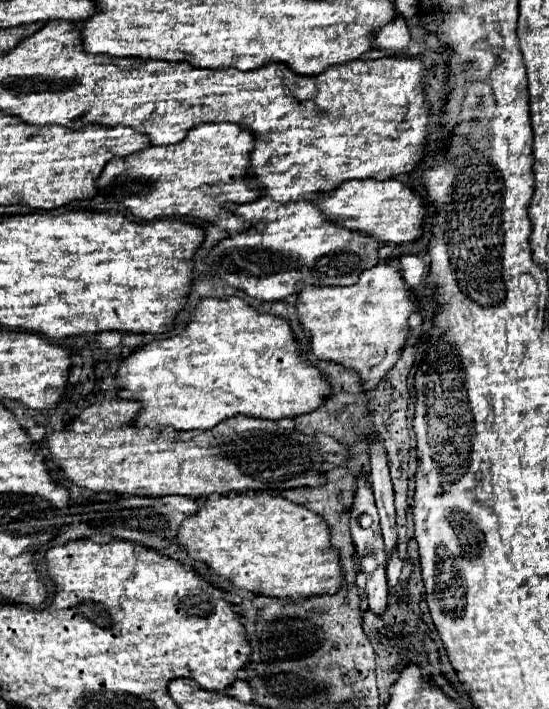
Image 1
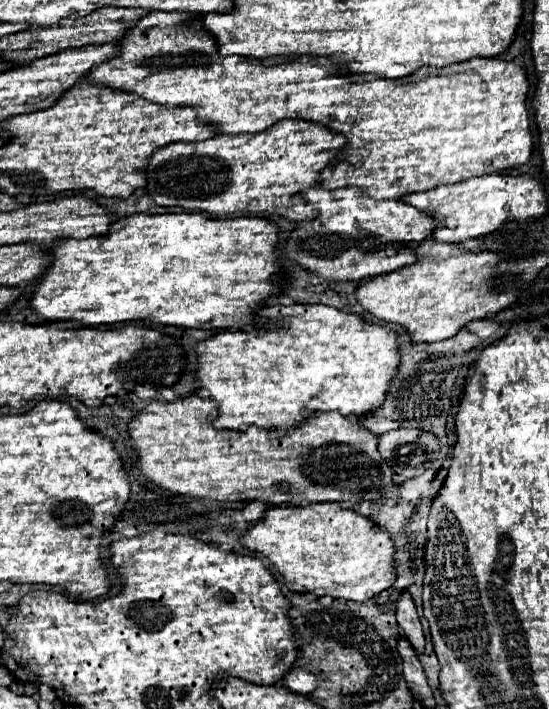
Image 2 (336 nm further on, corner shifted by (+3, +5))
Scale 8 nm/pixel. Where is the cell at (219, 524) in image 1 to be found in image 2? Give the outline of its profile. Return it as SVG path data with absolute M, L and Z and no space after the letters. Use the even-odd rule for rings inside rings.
M323 502L323 504L309 504L307 508L303 508L303 506L291 506L291 504L271 506L269 510L265 510L265 514L263 514L261 520L257 520L255 524L251 524L251 526L243 532L241 544L243 544L245 548L253 550L253 552L263 554L263 556L277 568L277 572L283 576L285 586L289 586L291 592L309 592L309 594L315 594L315 596L331 596L331 598L343 598L343 600L353 600L353 602L367 602L371 596L375 596L375 594L379 594L381 590L389 588L389 586L393 584L393 580L395 580L395 566L393 566L393 562L395 562L395 558L393 558L395 548L393 548L391 536L389 536L383 528L379 528L371 518L361 516L361 514L349 510L349 508L345 510L345 508L341 508L339 504Z

